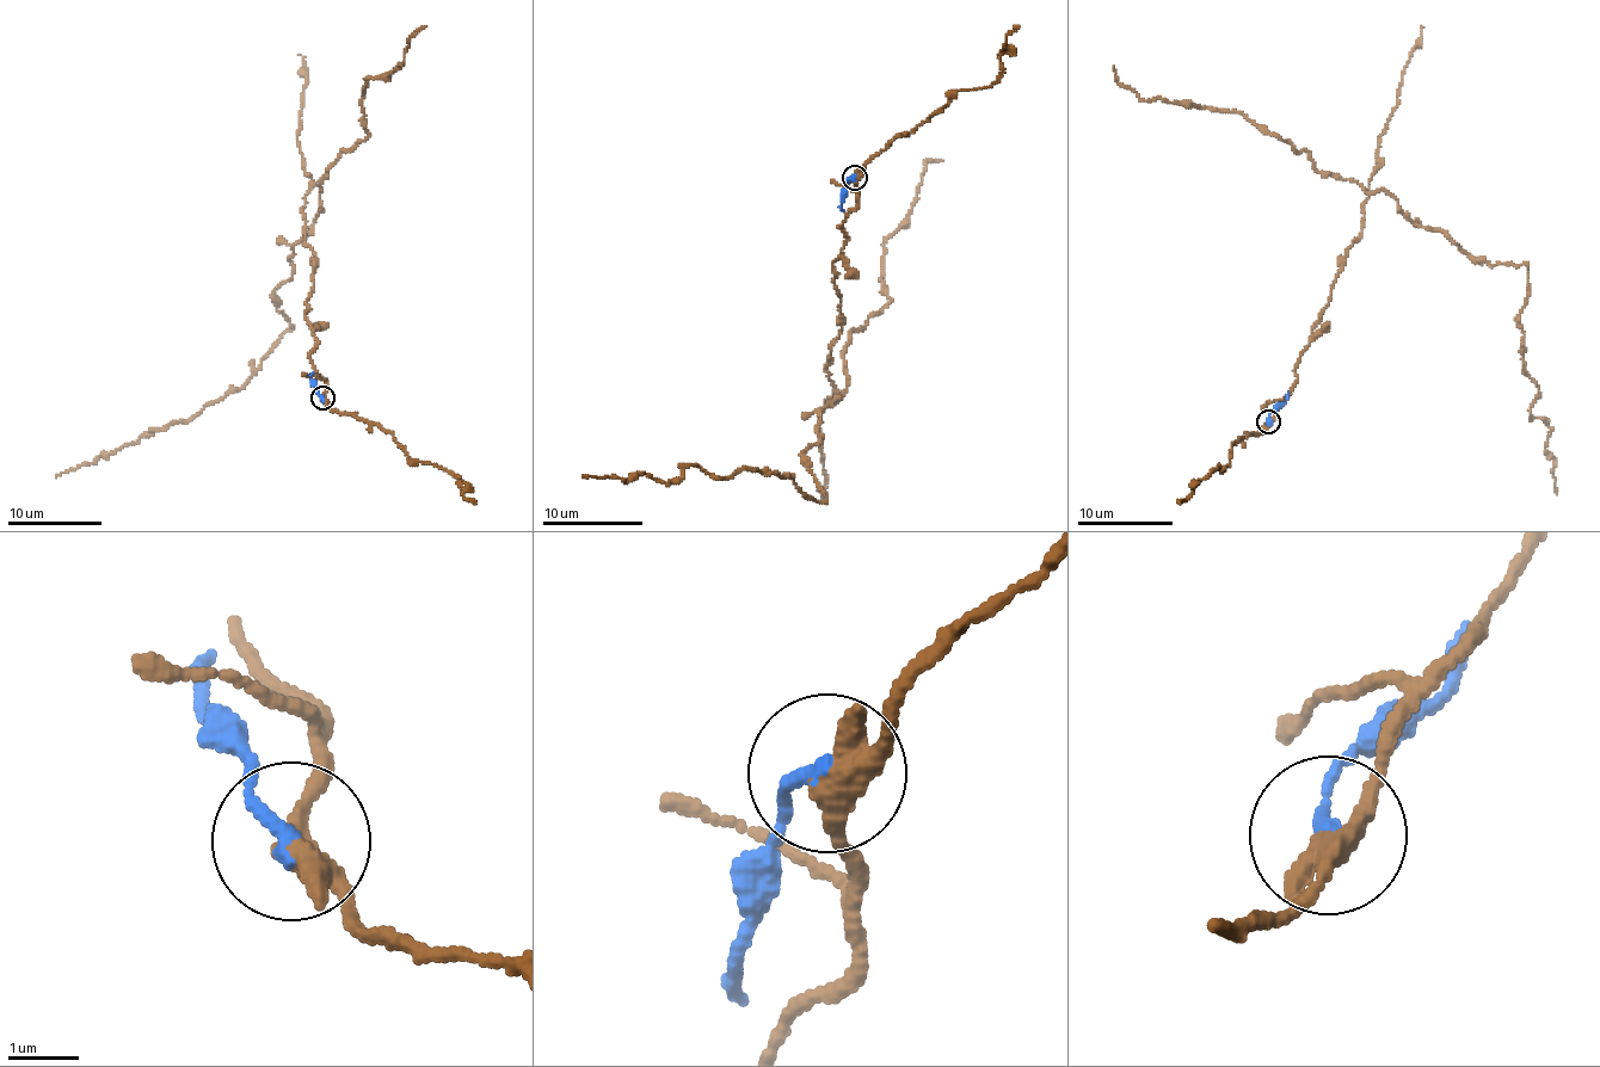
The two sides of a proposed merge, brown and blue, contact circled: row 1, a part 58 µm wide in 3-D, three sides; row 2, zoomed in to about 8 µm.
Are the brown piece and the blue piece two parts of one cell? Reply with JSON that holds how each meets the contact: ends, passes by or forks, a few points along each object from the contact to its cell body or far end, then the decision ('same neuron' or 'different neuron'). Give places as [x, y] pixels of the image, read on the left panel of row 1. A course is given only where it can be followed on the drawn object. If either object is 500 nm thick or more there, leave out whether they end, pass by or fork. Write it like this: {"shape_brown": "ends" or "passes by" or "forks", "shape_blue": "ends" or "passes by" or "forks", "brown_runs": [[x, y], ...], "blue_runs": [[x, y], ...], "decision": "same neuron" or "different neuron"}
{"shape_brown": "passes by", "shape_blue": "ends", "brown_runs": [[322, 398], [305, 312], [302, 208], [319, 202], [275, 291], [294, 327], [260, 368], [56, 478]], "blue_runs": [[322, 398], [311, 380], [313, 371]], "decision": "different neuron"}

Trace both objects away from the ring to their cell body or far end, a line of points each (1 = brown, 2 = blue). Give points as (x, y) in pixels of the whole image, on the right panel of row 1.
1: (1269, 420), (1361, 232), (1365, 189), (1386, 190), (1470, 256), (1528, 269), (1522, 362), (1557, 494)
2: (1269, 420), (1272, 412), (1285, 401), (1288, 392)

